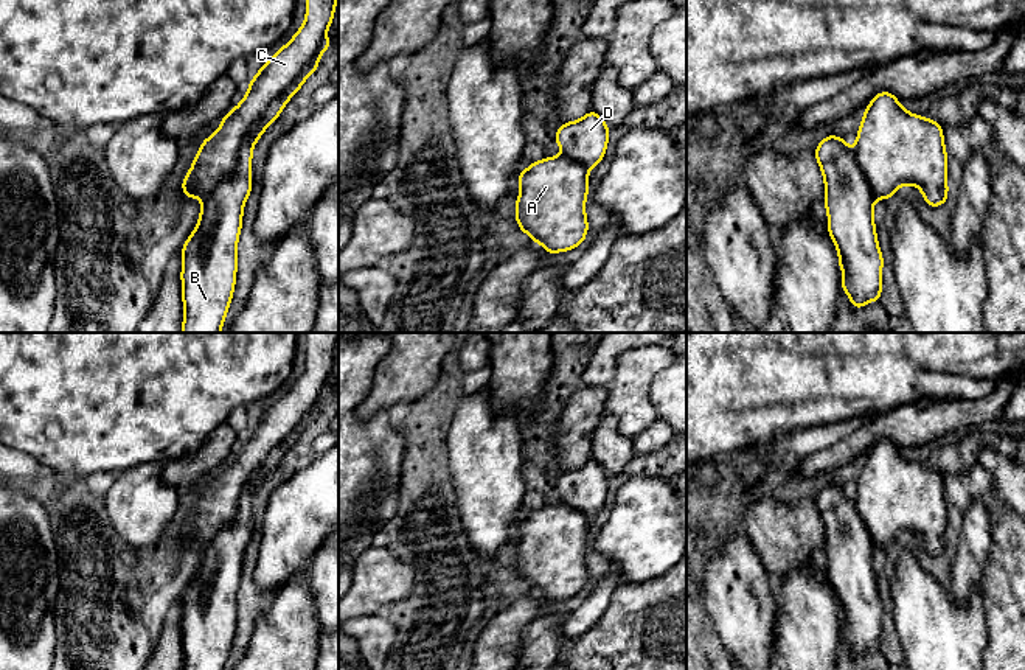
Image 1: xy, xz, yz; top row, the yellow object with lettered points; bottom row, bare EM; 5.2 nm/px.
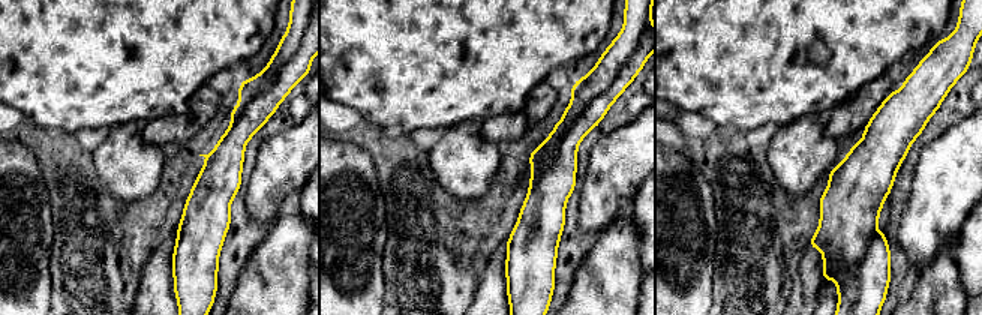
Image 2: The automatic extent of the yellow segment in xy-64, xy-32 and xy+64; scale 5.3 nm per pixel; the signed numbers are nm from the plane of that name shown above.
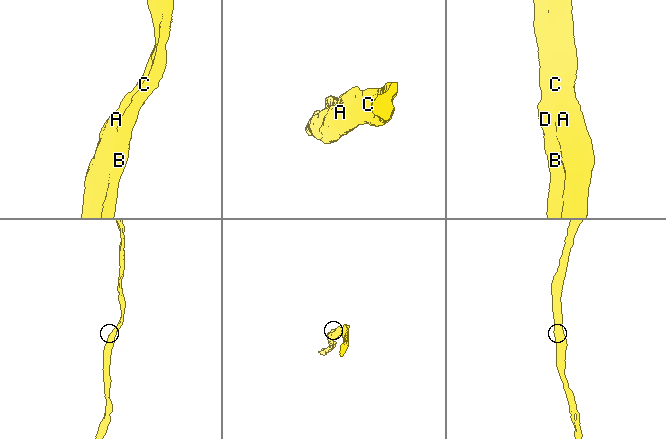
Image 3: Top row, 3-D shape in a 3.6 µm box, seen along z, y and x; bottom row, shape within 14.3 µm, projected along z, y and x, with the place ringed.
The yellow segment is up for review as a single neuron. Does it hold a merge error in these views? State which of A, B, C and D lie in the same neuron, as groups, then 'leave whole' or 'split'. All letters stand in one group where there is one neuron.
A B C D; leave whole

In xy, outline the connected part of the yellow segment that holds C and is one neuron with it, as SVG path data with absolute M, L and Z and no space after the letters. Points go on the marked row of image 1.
M306 0L306 19L295 36L258 70L242 101L222 118L217 131L202 140L182 190L185 199L202 201L194 232L182 247L182 333L221 333L235 292L238 255L236 246L242 229L242 210L252 193L253 146L262 132L276 121L287 101L317 70L320 56L332 42L326 37L337 0Z

